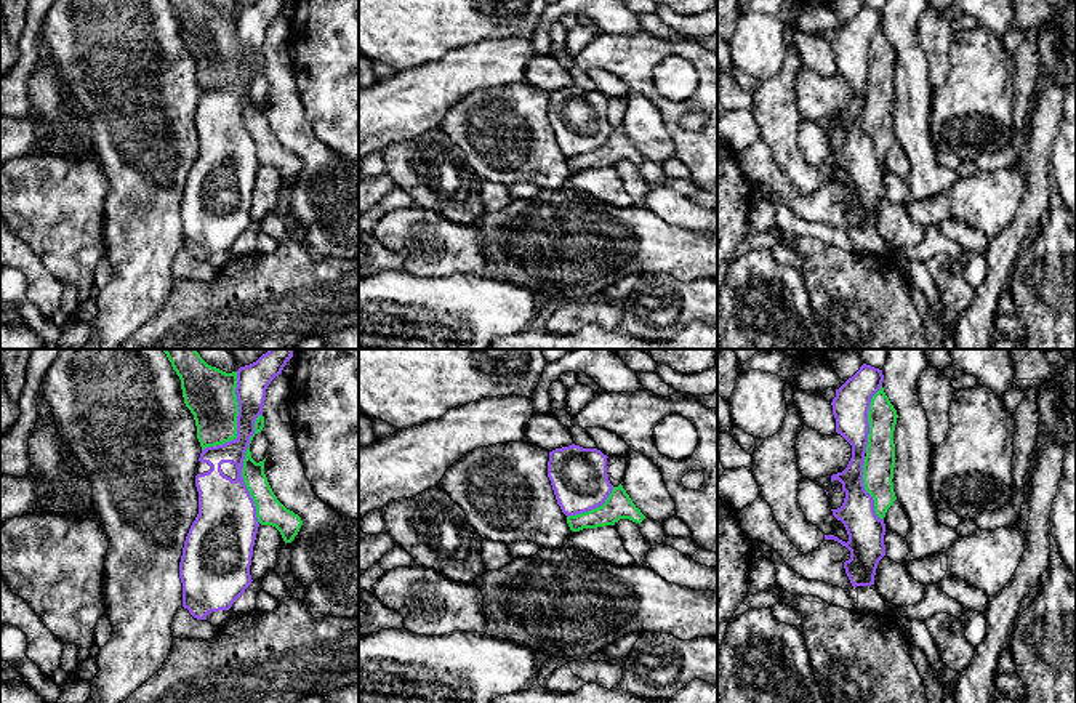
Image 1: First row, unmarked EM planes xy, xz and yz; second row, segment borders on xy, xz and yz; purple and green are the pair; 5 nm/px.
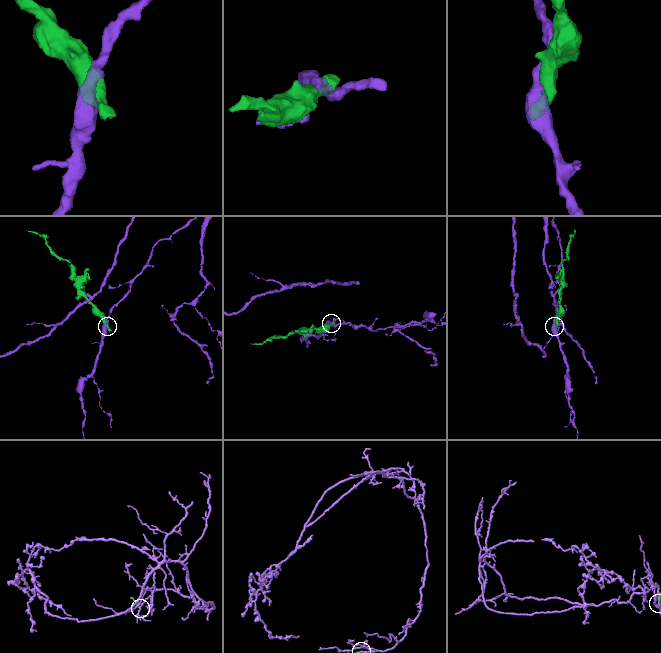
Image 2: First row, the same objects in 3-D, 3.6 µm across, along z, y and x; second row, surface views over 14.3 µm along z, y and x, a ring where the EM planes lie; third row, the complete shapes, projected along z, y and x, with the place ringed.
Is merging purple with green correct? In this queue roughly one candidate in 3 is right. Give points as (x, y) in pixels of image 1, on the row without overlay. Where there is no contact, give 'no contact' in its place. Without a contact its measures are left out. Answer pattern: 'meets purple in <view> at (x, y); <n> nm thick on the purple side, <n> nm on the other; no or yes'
meets purple in xy at (242, 109); 280 nm thick on the purple side, 140 nm on the other; no

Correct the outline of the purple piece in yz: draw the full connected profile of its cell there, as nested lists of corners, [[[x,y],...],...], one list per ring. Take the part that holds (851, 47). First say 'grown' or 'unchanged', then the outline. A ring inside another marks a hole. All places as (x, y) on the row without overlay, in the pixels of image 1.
unchanged; [[[863,5],[852,19],[836,30],[836,38],[831,43],[836,74],[852,86],[847,109],[831,117],[831,123],[839,122],[845,135],[842,147],[831,152],[844,165],[849,183],[845,184],[834,176],[825,176],[825,181],[834,181],[850,192],[850,200],[844,203],[844,210],[853,229],[874,226],[877,205],[885,197],[885,165],[876,157],[874,141],[863,127],[869,75],[868,53],[882,22],[882,11]]]

